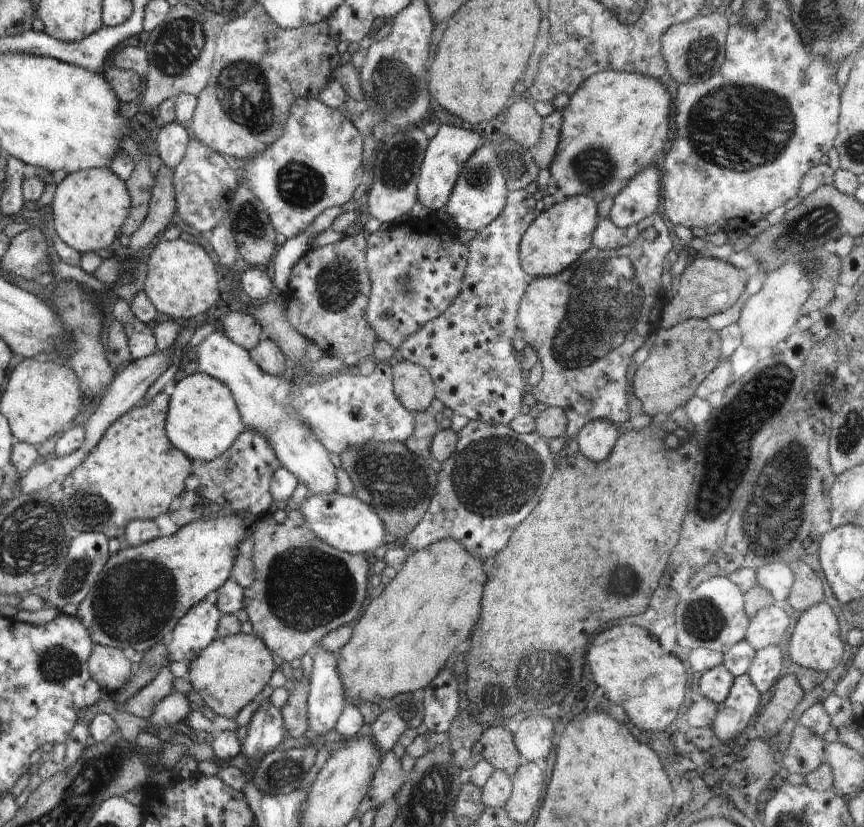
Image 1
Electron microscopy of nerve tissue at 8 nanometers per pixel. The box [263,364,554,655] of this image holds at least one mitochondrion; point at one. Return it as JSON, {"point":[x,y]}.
{"point":[495,476]}

